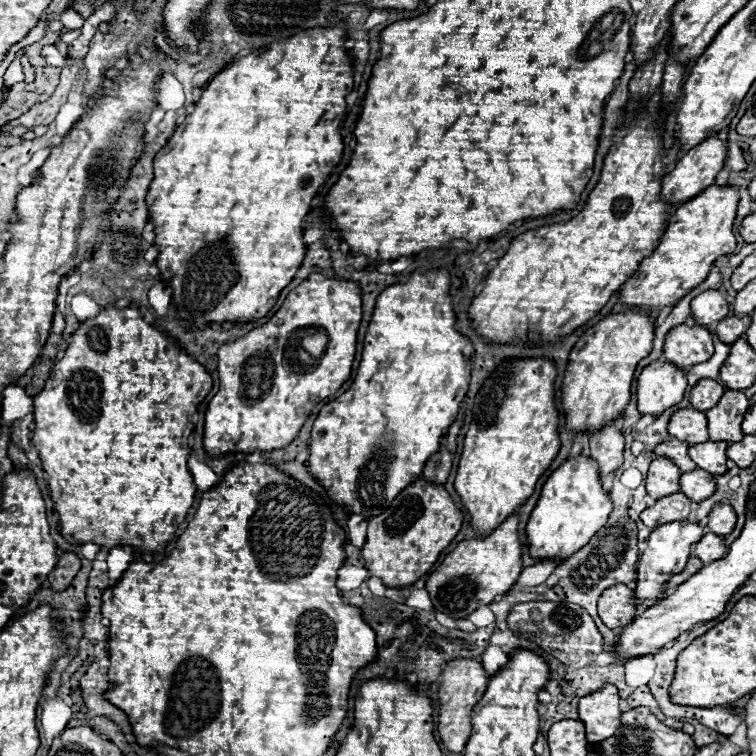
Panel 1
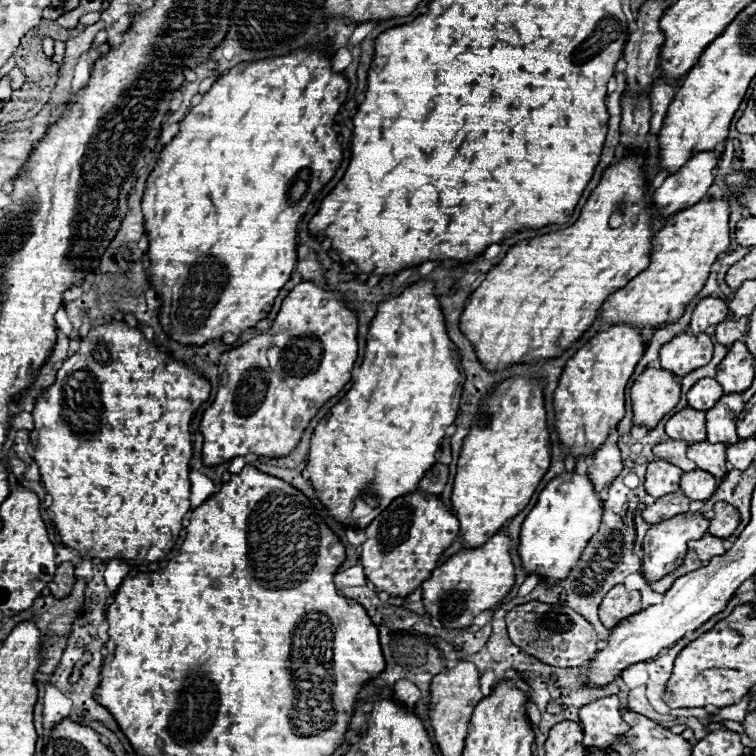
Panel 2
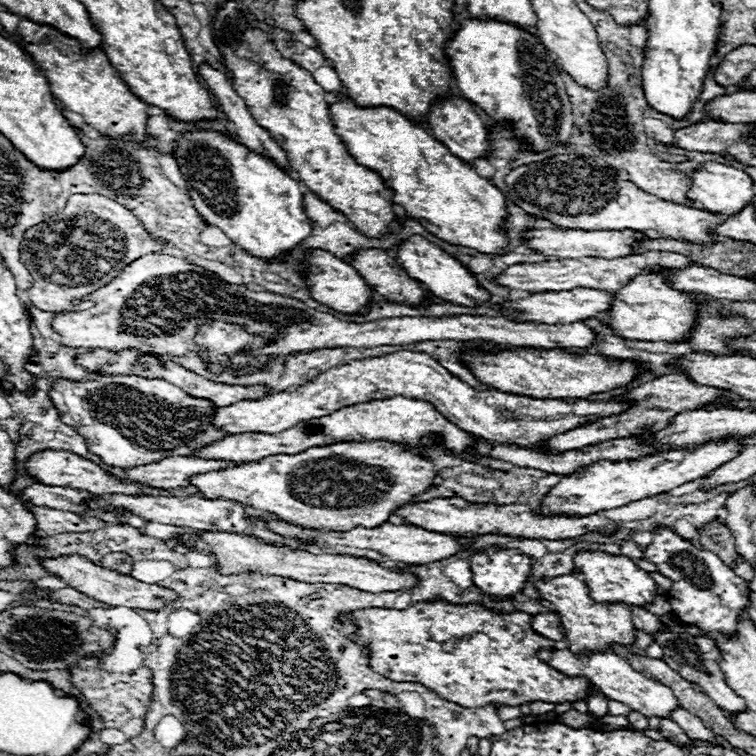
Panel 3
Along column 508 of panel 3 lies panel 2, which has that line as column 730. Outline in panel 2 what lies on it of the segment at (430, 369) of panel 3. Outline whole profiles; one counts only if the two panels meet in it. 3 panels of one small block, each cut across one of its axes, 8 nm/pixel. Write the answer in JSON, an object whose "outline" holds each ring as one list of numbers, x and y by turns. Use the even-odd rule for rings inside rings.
{"outline":[[724,394,718,404,706,412,706,426,708,426,708,442,718,444,734,444,740,442,736,434,736,420,744,410,744,402,740,394]]}

